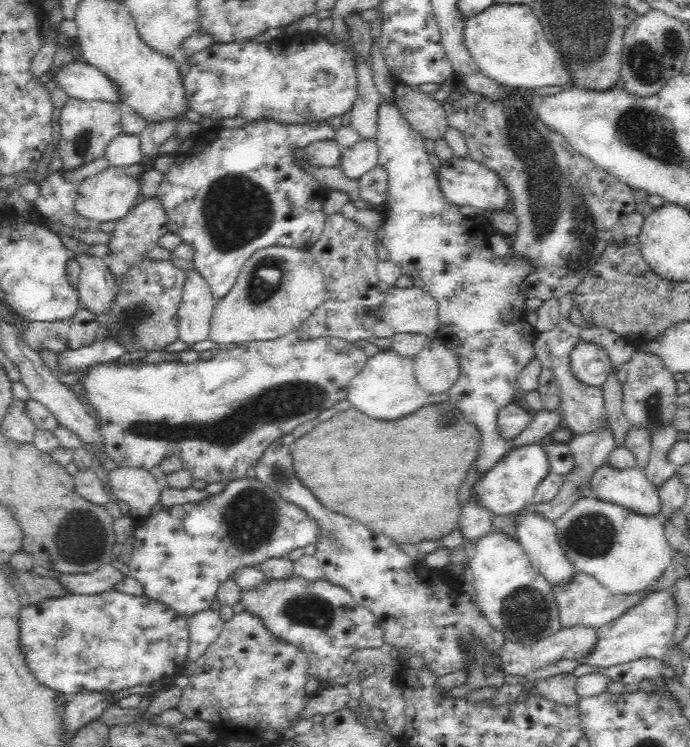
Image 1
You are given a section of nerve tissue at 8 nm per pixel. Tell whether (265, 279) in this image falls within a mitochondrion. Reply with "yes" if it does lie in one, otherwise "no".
yes

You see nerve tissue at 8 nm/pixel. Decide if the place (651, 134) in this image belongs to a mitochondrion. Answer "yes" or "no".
yes

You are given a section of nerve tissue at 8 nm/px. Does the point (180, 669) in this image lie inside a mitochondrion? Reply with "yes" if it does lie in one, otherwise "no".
no

